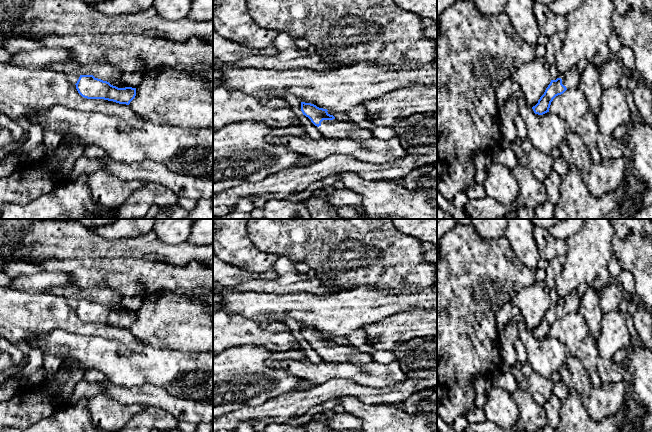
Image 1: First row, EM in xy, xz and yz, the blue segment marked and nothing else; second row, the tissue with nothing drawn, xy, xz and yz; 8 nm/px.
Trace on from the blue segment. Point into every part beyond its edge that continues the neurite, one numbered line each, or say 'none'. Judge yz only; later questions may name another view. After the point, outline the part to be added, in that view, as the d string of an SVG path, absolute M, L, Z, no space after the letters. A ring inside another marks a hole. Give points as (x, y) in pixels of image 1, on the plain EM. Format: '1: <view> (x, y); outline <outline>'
1: yz (571, 303); outline M575 290L566 297L559 297L558 302L562 303L562 308L567 313L577 313L580 307L580 298L576 295Z

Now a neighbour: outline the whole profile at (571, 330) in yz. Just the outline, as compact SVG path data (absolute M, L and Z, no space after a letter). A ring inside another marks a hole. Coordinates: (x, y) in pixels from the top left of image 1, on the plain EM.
M578 312L567 313L563 318L558 319L553 323L549 335L566 345L570 355L577 357L582 362L593 386L600 388L603 382L598 372L597 363L599 353L597 349L597 341L591 337L584 318Z

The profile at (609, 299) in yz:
M615 281L606 286L599 294L599 306L603 313L618 310L620 302L627 298Z

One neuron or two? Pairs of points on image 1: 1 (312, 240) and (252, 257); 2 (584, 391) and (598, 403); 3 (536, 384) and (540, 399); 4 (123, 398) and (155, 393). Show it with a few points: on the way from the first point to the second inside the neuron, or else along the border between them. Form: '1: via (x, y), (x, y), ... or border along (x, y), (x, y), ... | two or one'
1: border along (249, 237), (257, 248), (276, 257) | two
2: via (587, 392), (595, 400) | one
3: via (540, 388), (540, 395) | one
4: via (131, 395), (147, 394) | one

